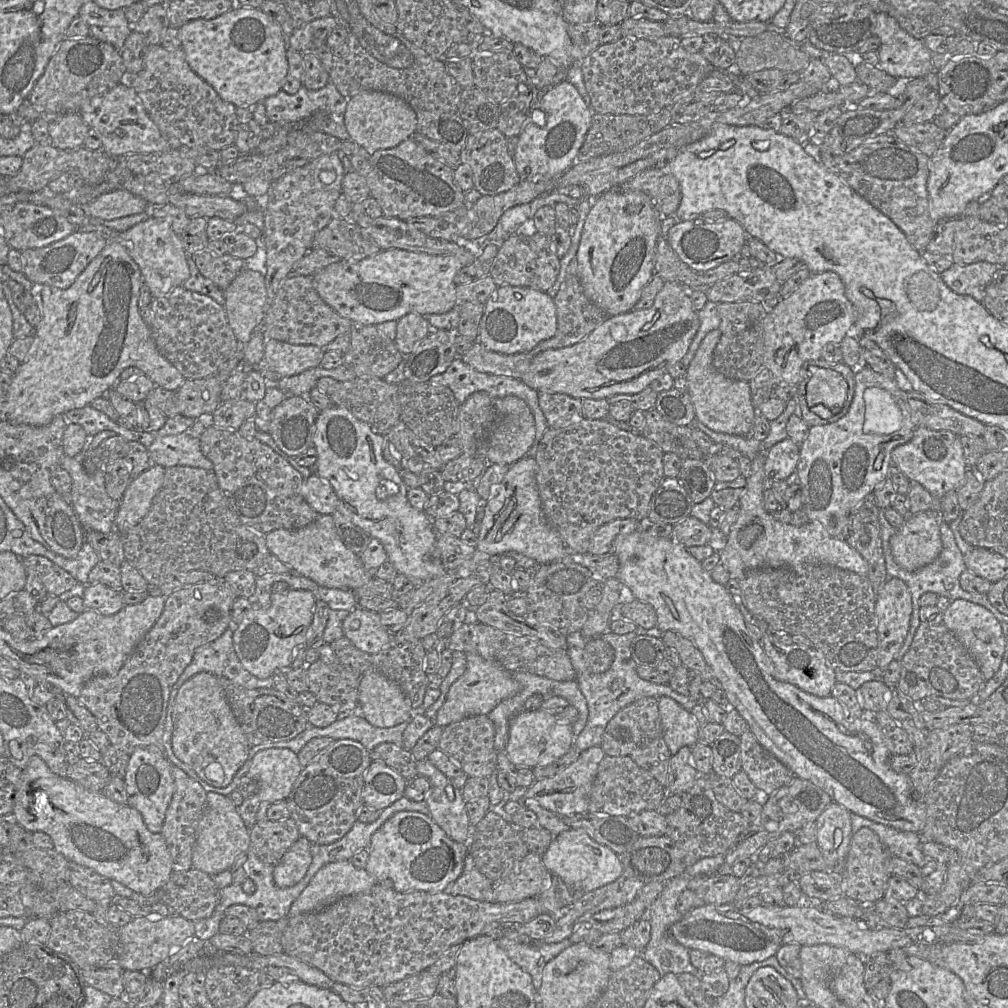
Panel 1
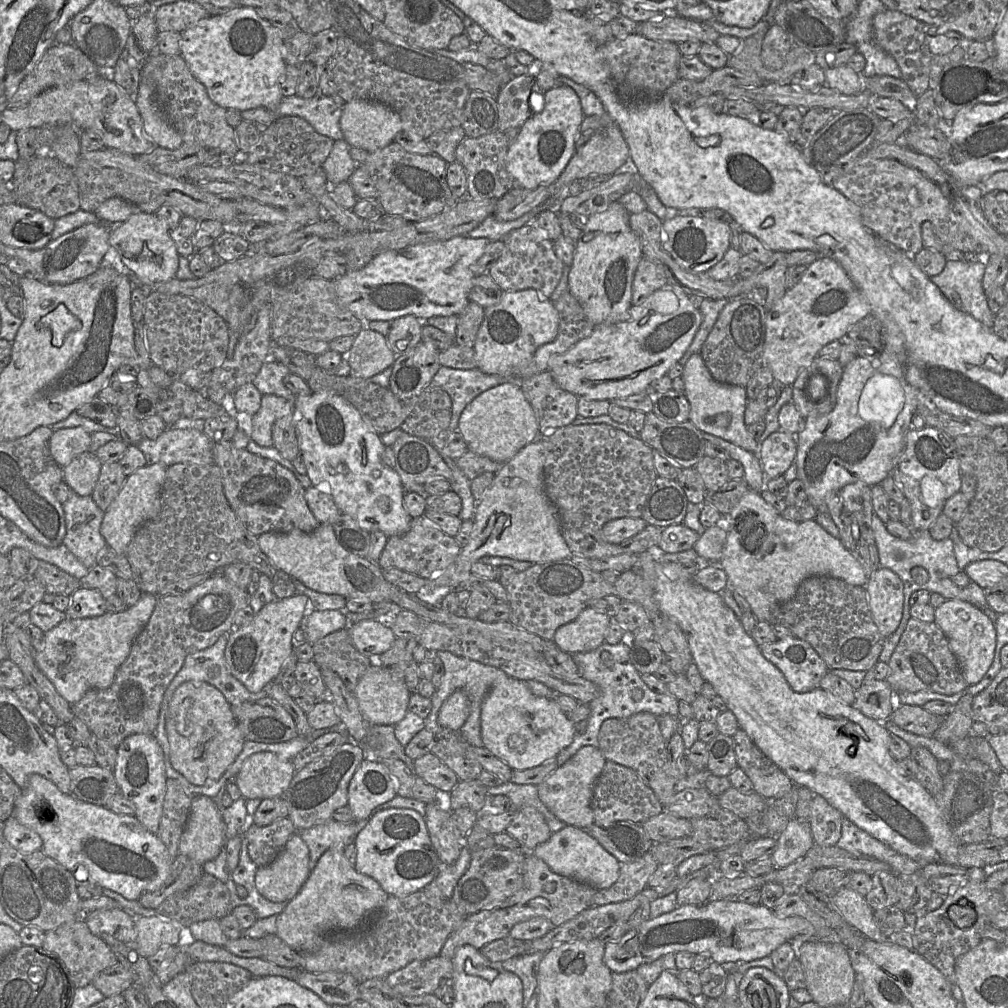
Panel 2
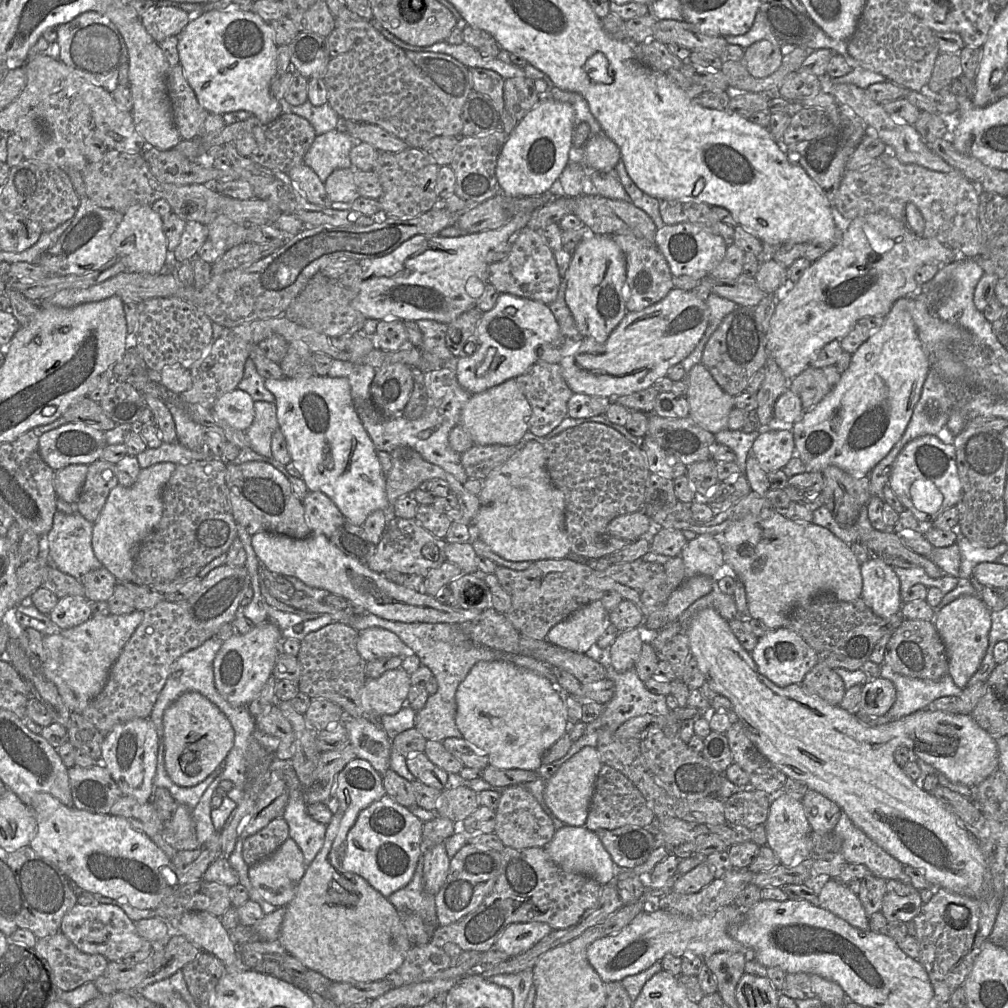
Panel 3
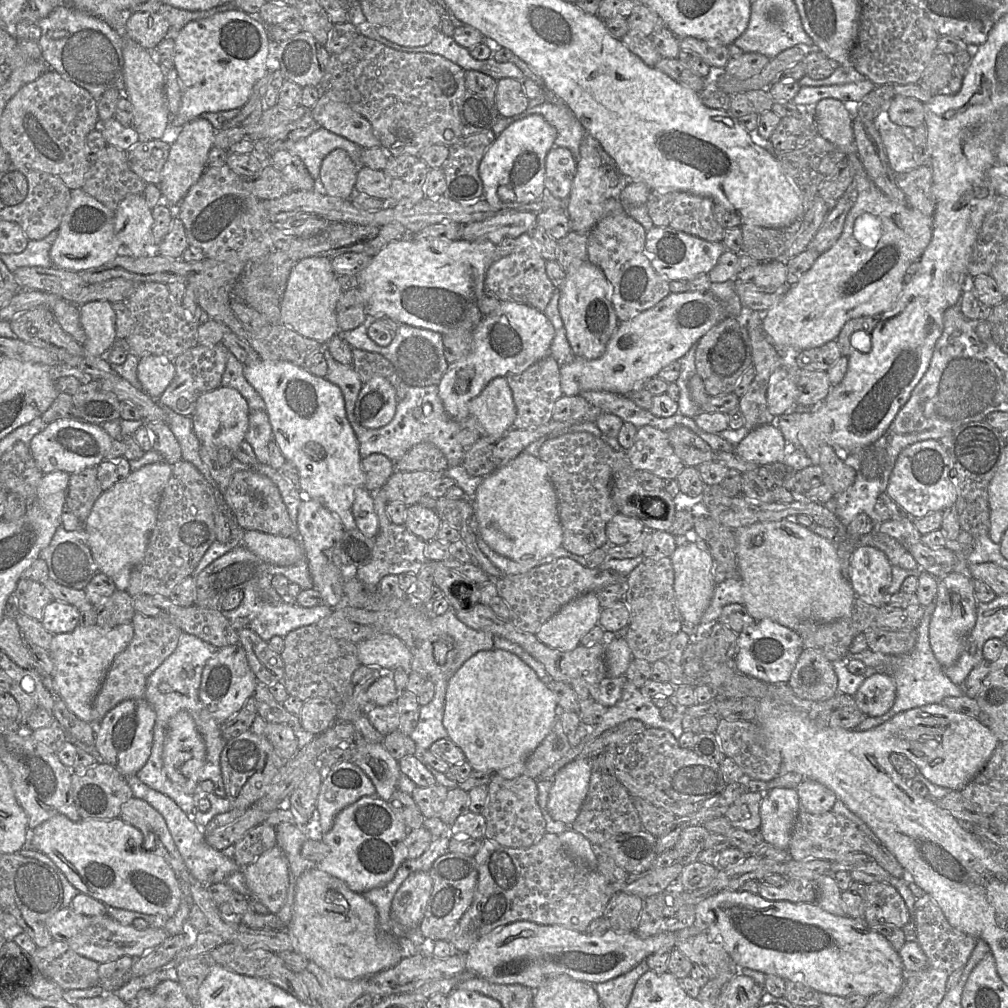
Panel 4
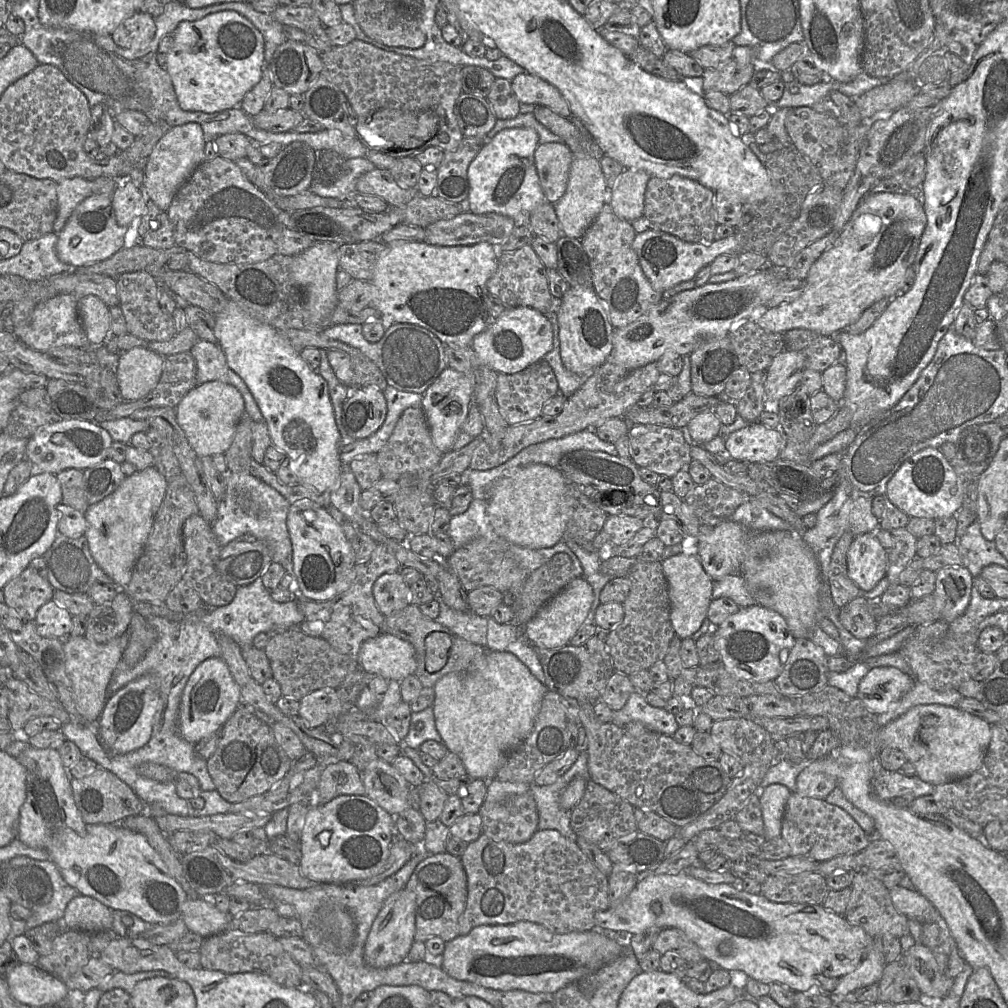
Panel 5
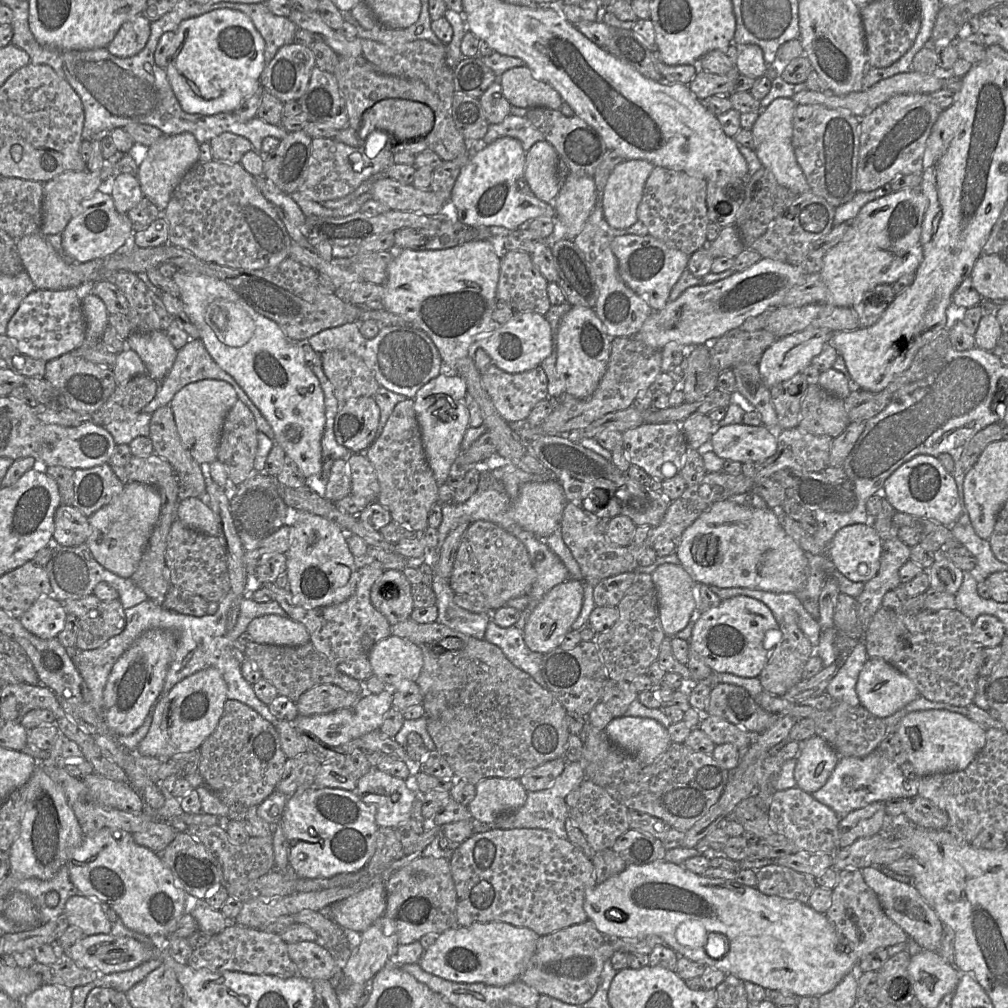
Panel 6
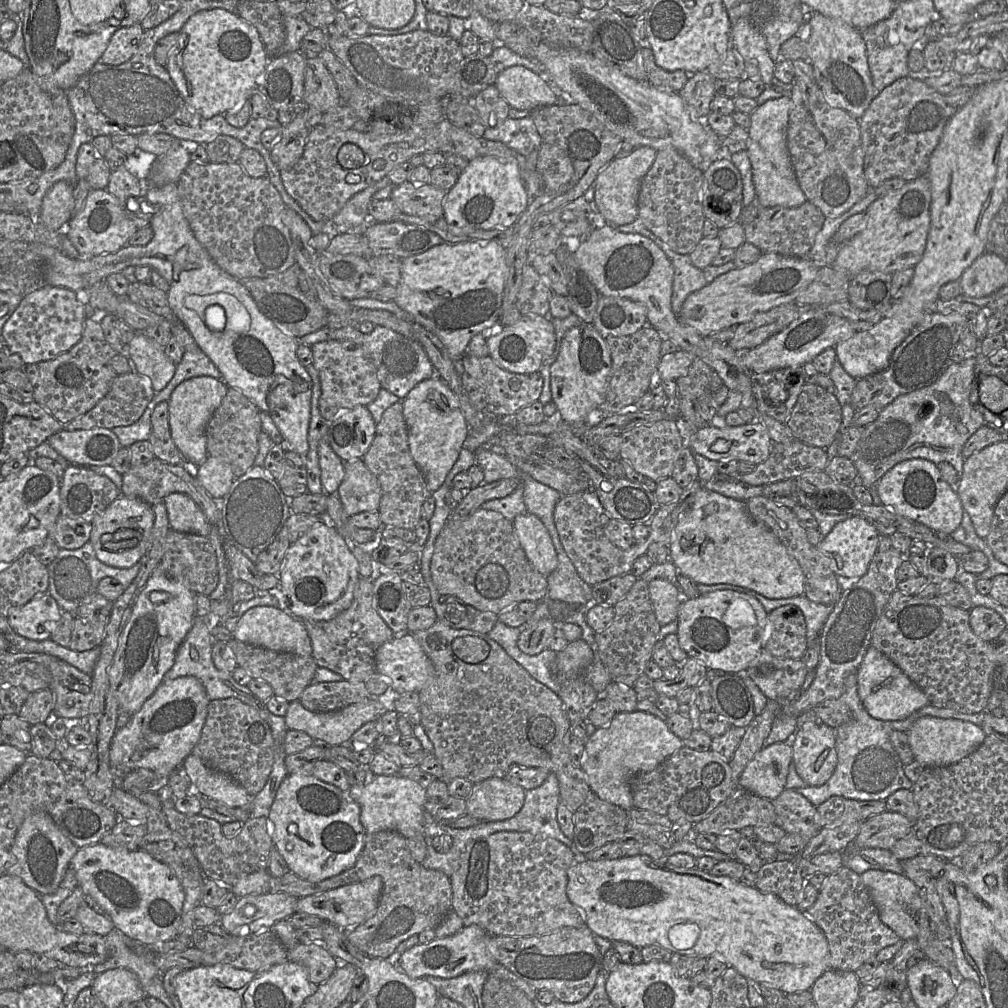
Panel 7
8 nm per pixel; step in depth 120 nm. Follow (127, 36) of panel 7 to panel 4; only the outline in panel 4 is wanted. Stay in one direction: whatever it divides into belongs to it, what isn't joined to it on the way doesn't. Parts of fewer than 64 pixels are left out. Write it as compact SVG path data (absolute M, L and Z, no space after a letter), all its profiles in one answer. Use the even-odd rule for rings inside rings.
M131 12L126 22L126 35L147 50L155 50L168 30L169 22L158 12Z

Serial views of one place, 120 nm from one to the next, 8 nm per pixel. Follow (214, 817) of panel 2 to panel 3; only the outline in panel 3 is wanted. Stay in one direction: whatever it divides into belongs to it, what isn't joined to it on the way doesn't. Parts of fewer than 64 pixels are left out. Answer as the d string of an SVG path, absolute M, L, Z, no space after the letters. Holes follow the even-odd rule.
M179 805L172 818L164 823L163 834L176 850L195 850L199 846L192 811L185 805Z

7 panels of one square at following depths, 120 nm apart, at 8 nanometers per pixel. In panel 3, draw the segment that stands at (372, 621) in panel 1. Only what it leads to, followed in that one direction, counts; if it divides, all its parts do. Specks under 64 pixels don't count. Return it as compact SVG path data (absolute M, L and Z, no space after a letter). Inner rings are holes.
M379 627L359 632L357 651L367 662L389 656L406 656L410 653L408 646L395 633Z

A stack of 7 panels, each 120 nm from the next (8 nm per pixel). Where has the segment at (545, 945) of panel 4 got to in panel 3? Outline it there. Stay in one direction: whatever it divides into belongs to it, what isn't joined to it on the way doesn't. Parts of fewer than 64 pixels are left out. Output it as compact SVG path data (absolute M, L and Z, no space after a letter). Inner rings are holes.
M735 903L722 906L701 918L693 919L674 912L658 909L655 906L649 907L646 911L635 917L635 919L618 933L601 937L587 948L587 959L590 965L598 973L603 982L621 981L625 977L637 974L649 968L657 961L661 961L665 955L671 954L682 957L683 955L695 954L706 958L717 952L740 952L746 957L746 961L754 960L754 951L745 947L730 935L730 928L740 923L745 916L744 909ZM518 922L506 927L493 948L509 955L527 951L553 929L543 922Z

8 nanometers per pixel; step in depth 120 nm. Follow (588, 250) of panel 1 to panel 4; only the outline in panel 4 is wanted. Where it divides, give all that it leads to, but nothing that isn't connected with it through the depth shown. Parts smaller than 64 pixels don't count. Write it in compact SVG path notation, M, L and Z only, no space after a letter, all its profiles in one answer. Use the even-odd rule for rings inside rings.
M586 260L575 272L567 273L560 289L558 307L573 354L587 360L600 358L620 322L613 304L611 285L602 270Z

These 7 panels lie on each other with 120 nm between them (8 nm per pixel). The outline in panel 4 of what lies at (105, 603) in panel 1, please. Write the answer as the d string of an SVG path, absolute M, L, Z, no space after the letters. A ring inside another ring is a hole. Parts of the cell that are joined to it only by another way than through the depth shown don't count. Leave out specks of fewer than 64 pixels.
M53 599L44 608L41 623L53 635L72 632L79 625L79 609Z

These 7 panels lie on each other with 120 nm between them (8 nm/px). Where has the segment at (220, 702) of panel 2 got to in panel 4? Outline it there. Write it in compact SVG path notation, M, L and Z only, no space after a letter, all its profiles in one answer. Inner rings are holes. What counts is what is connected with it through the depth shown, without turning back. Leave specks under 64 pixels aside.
M185 710L168 722L163 761L169 779L180 790L192 795L206 762L206 746L192 715Z

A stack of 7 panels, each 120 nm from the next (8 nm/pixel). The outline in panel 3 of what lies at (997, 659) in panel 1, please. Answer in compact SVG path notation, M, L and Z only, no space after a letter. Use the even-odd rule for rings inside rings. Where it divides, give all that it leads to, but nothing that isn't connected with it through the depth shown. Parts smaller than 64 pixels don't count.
M978 595L960 596L935 611L934 625L946 648L948 675L957 686L964 689L986 654L991 629L991 610Z

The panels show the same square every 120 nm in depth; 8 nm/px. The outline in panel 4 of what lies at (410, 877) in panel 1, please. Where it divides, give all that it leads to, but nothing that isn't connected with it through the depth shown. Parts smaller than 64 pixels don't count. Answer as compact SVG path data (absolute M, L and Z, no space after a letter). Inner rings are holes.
M377 796L361 797L337 814L332 828L322 839L329 846L329 853L314 866L340 879L356 893L384 886L405 861L403 842L408 831L388 802Z

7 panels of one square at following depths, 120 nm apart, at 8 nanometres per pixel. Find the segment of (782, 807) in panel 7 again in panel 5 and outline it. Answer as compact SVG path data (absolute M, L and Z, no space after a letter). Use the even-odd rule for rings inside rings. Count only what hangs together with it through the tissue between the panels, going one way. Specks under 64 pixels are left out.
M791 793L783 816L781 837L788 843L793 857L823 862L840 855L856 855L871 839L855 820L838 806L824 800Z

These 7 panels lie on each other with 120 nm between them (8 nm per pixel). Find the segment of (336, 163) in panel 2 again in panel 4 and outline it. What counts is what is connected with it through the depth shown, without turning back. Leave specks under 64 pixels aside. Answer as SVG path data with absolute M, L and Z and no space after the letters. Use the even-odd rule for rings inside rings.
M319 127L308 137L295 142L288 150L299 157L314 180L319 179L323 159L333 150L344 150L357 167L362 167L362 148L357 144Z

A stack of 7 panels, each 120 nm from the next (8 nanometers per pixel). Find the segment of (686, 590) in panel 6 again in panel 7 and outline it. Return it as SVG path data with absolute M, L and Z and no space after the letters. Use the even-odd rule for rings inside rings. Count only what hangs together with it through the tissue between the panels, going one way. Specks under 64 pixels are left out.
M657 578L649 583L650 599L661 626L677 620L683 599L679 590L665 579Z

